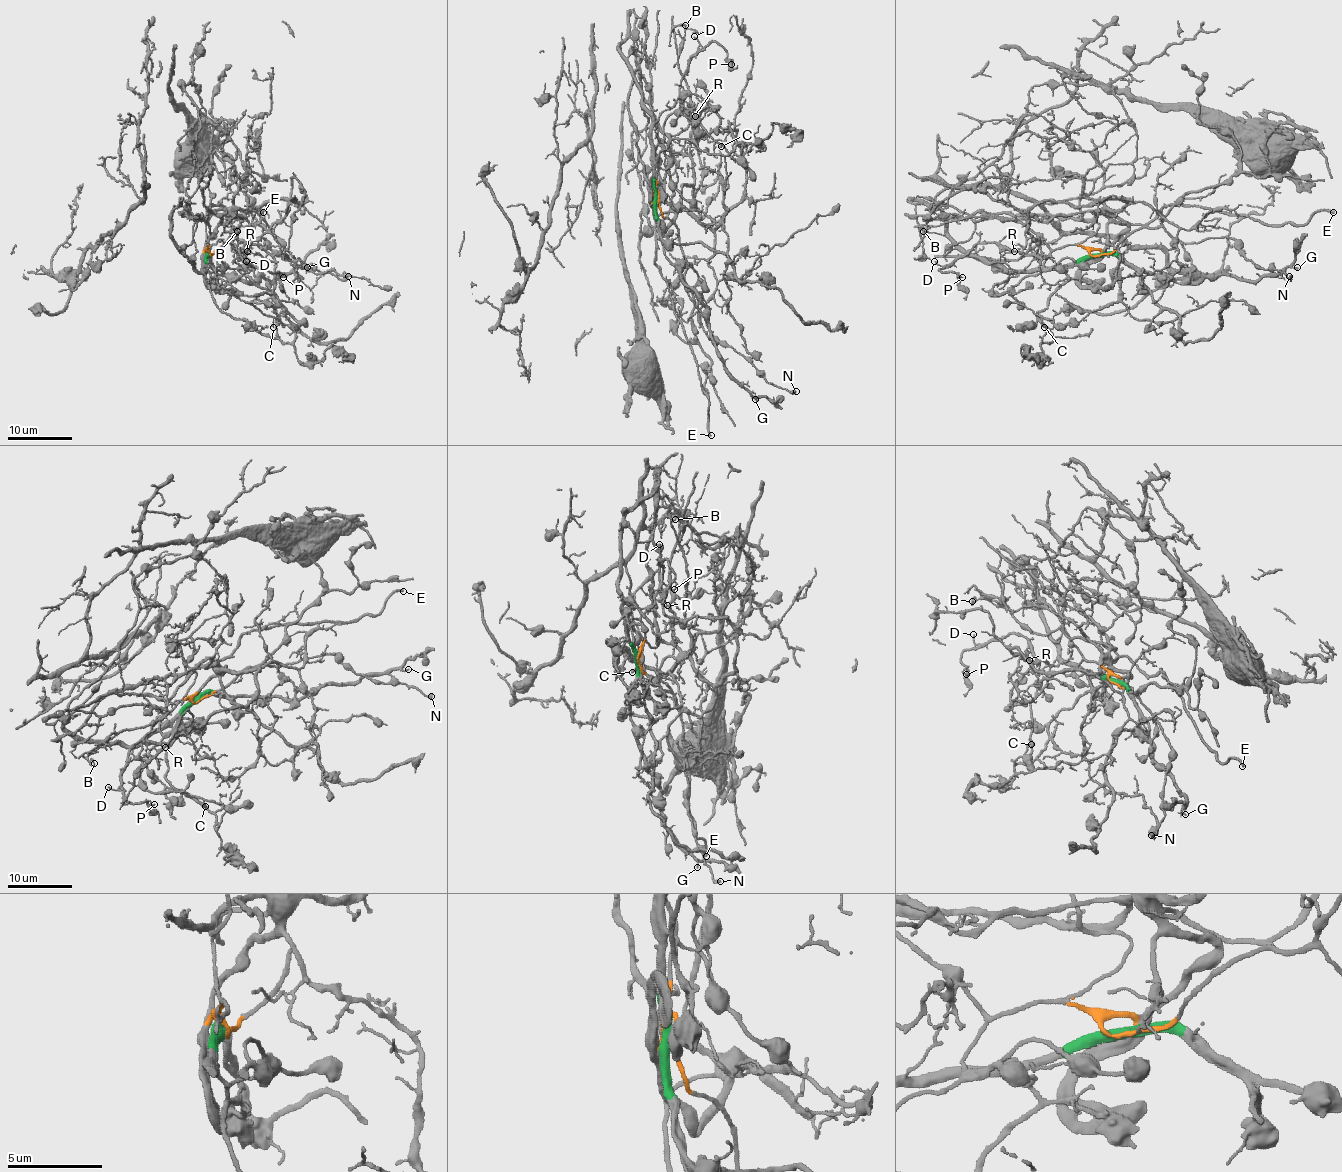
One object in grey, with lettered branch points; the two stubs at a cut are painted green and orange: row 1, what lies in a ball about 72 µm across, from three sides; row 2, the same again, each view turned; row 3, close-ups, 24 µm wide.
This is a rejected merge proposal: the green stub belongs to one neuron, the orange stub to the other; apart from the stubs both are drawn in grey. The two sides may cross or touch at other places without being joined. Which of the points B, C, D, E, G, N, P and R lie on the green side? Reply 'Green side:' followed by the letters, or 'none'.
Green side: G

